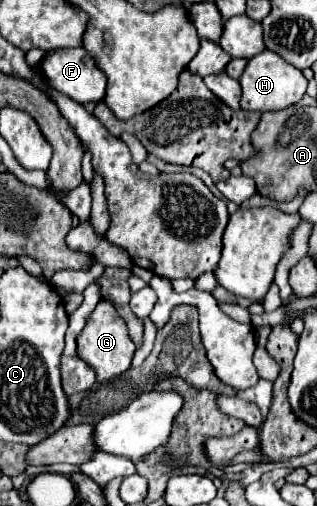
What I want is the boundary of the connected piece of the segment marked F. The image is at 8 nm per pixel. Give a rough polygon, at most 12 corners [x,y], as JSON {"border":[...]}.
{"border":[[83,48],[47,52],[41,72],[79,104],[107,78]]}

